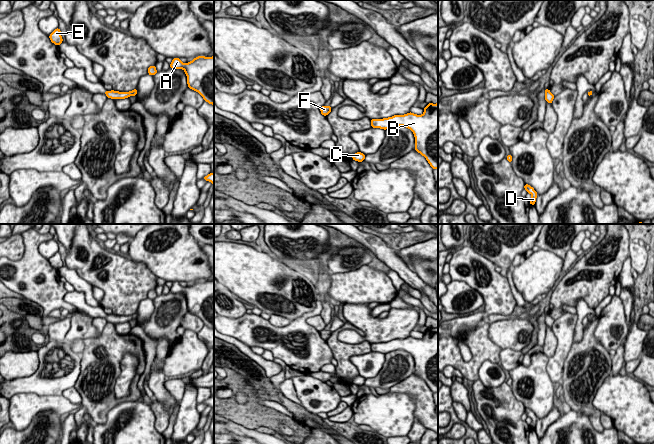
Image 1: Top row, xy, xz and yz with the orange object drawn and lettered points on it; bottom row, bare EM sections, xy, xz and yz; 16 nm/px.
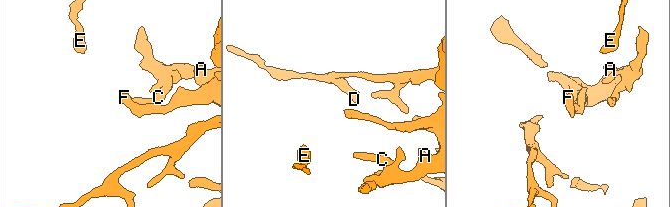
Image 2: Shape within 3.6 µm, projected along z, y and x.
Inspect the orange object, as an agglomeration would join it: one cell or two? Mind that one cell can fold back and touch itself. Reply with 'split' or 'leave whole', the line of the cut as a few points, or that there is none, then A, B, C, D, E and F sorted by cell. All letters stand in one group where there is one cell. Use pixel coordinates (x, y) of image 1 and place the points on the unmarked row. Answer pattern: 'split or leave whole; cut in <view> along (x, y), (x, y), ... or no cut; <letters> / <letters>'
leave whole; no cut; A B C D E F

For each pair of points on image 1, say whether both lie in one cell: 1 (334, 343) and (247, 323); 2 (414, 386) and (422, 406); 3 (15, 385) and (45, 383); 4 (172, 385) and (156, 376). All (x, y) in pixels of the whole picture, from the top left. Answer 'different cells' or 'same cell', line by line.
1: different cells
2: same cell
3: same cell
4: different cells

